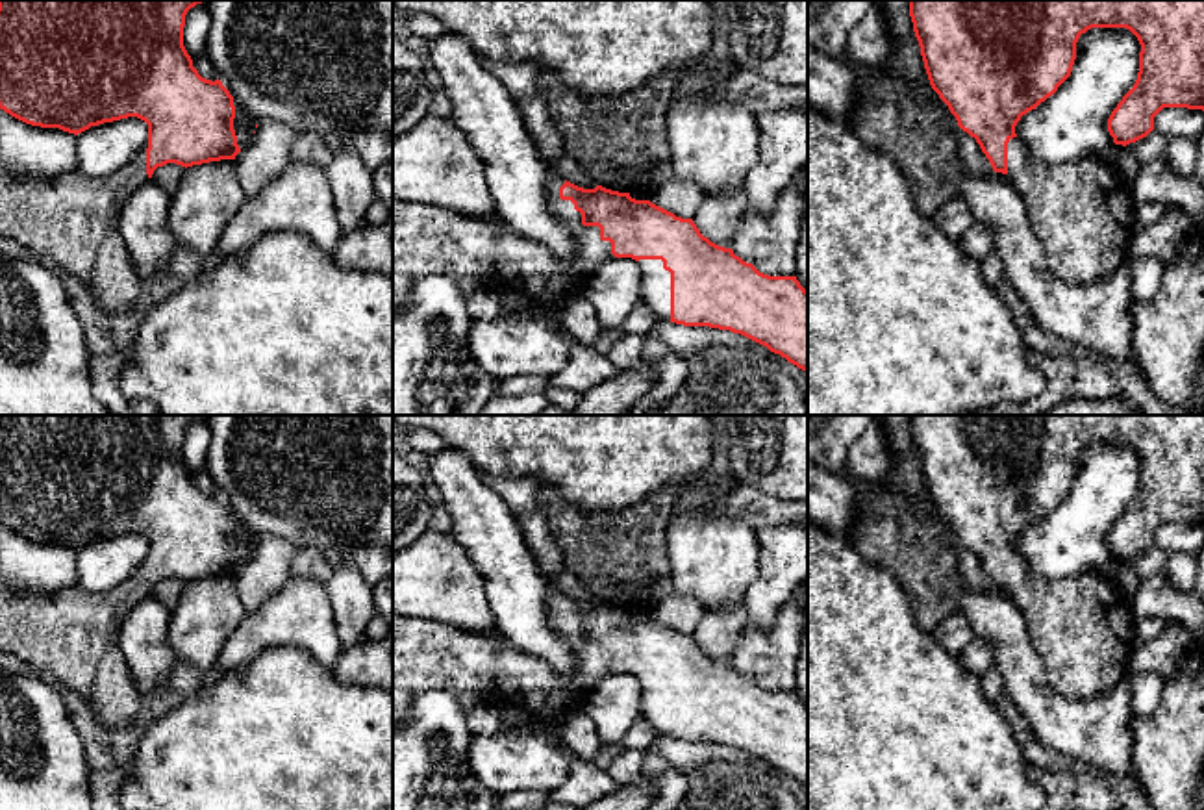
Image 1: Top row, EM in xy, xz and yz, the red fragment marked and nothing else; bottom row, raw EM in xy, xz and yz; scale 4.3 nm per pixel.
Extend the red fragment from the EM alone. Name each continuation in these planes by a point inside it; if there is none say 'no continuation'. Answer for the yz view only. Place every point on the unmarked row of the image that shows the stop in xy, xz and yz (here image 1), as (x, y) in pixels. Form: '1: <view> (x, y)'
1: yz (1080, 625)

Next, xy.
1: xy (73, 634)

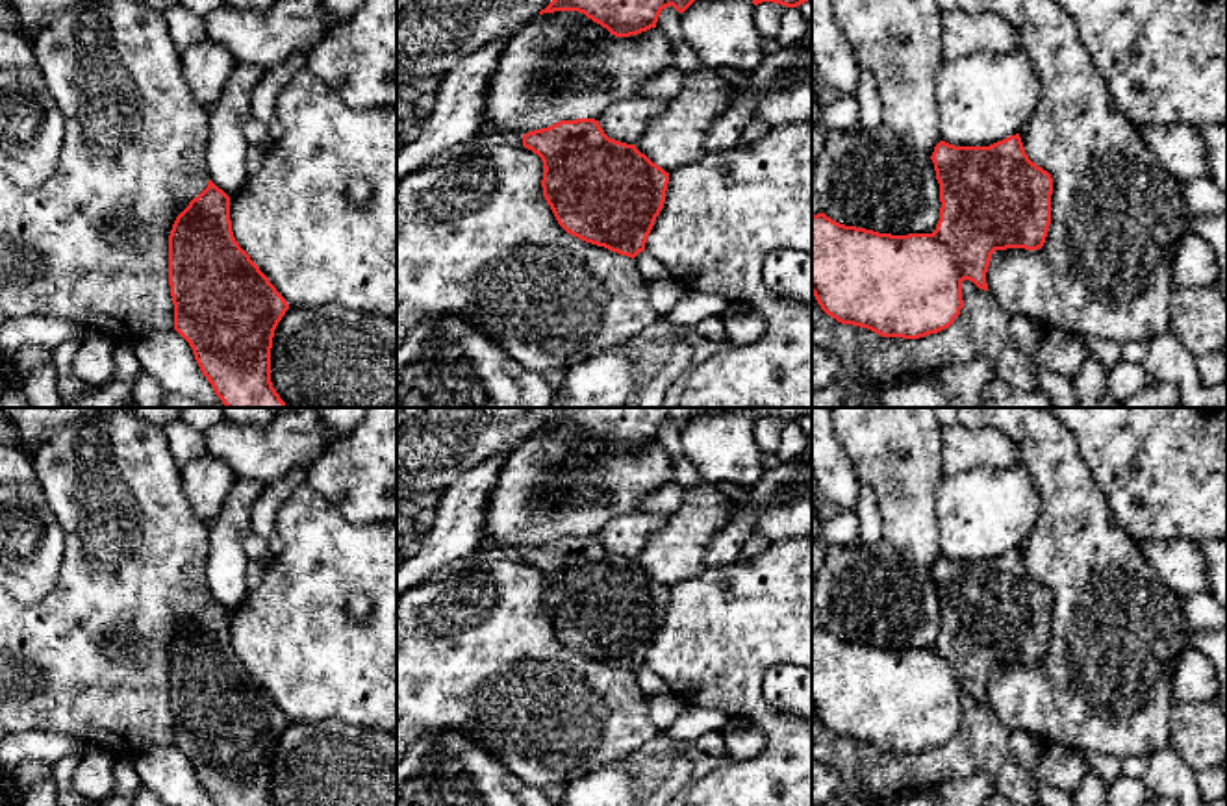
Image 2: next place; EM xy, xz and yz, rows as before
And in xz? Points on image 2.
no continuation

